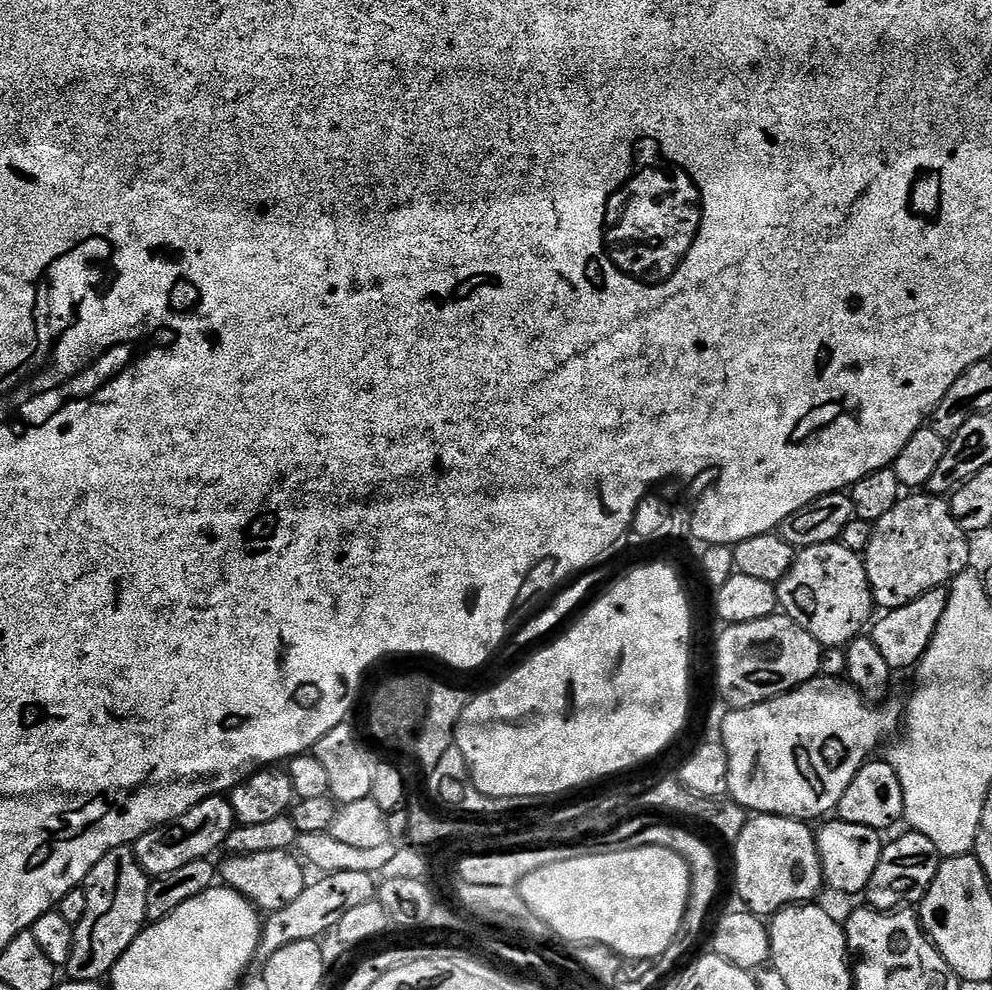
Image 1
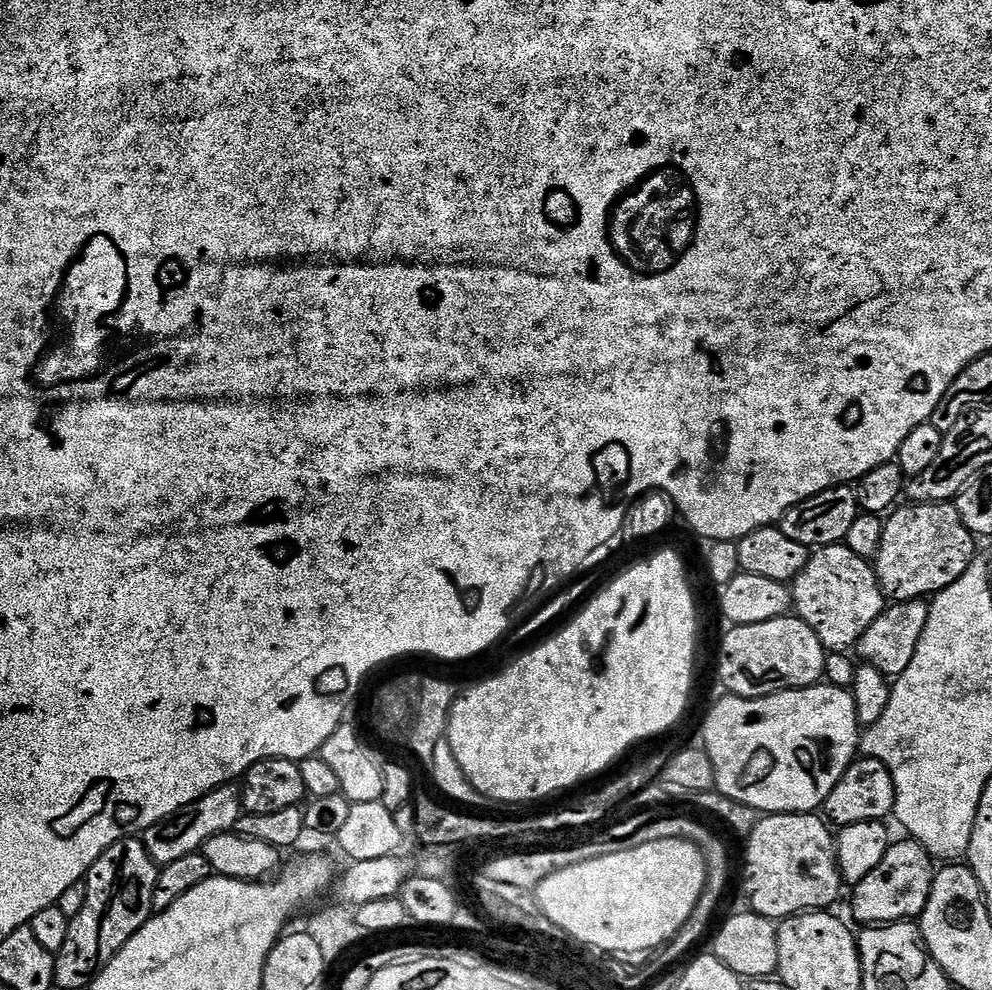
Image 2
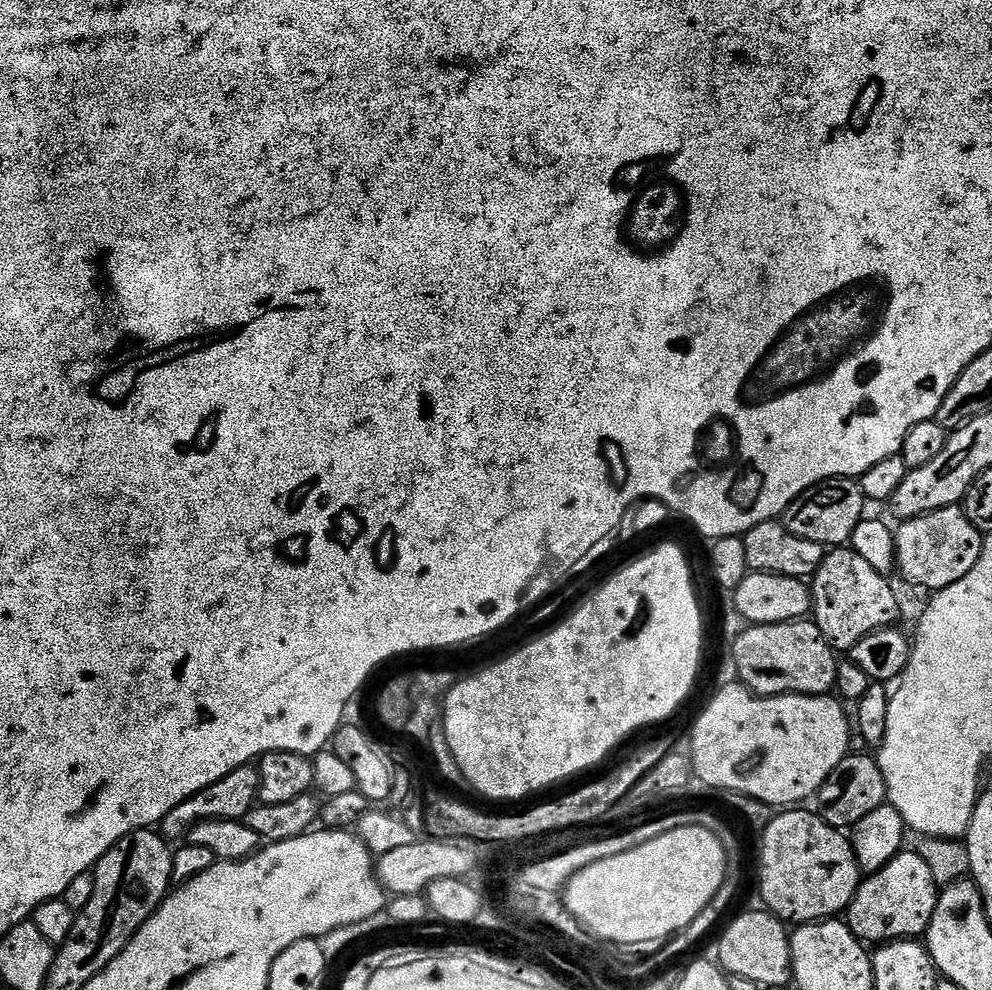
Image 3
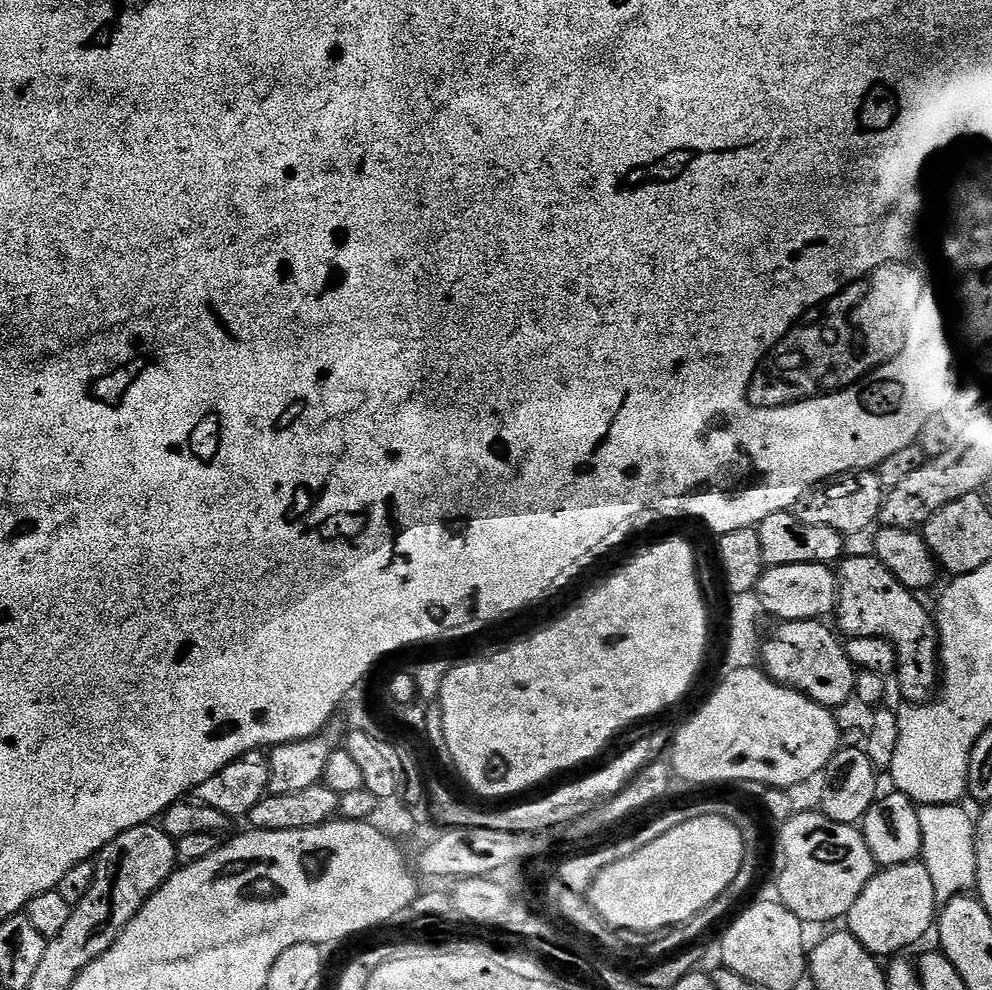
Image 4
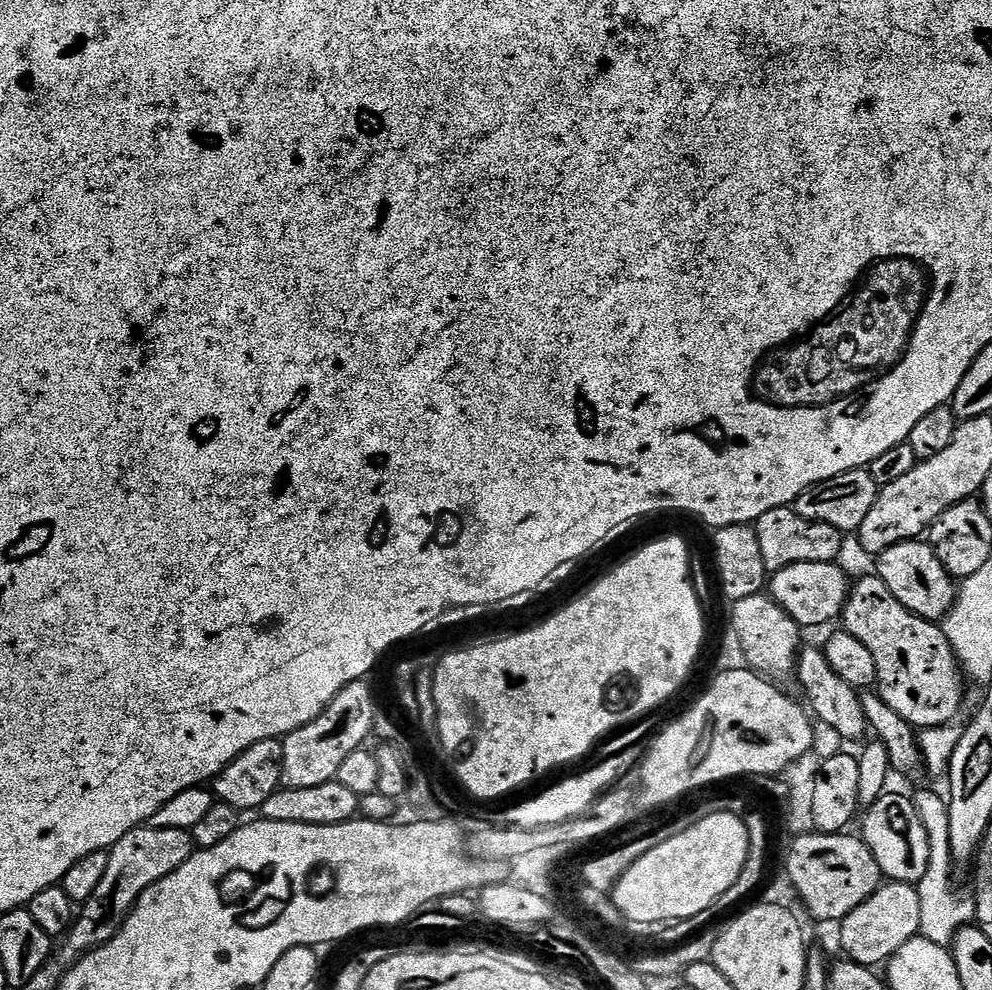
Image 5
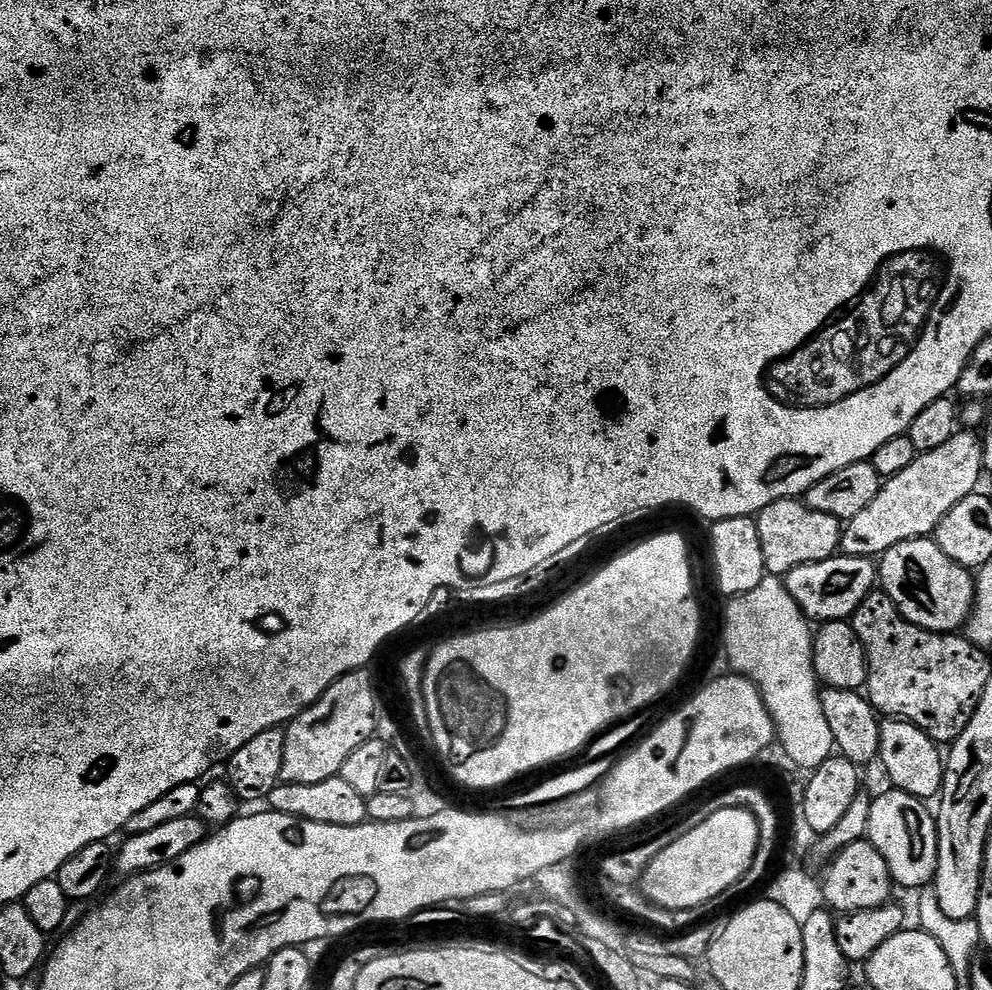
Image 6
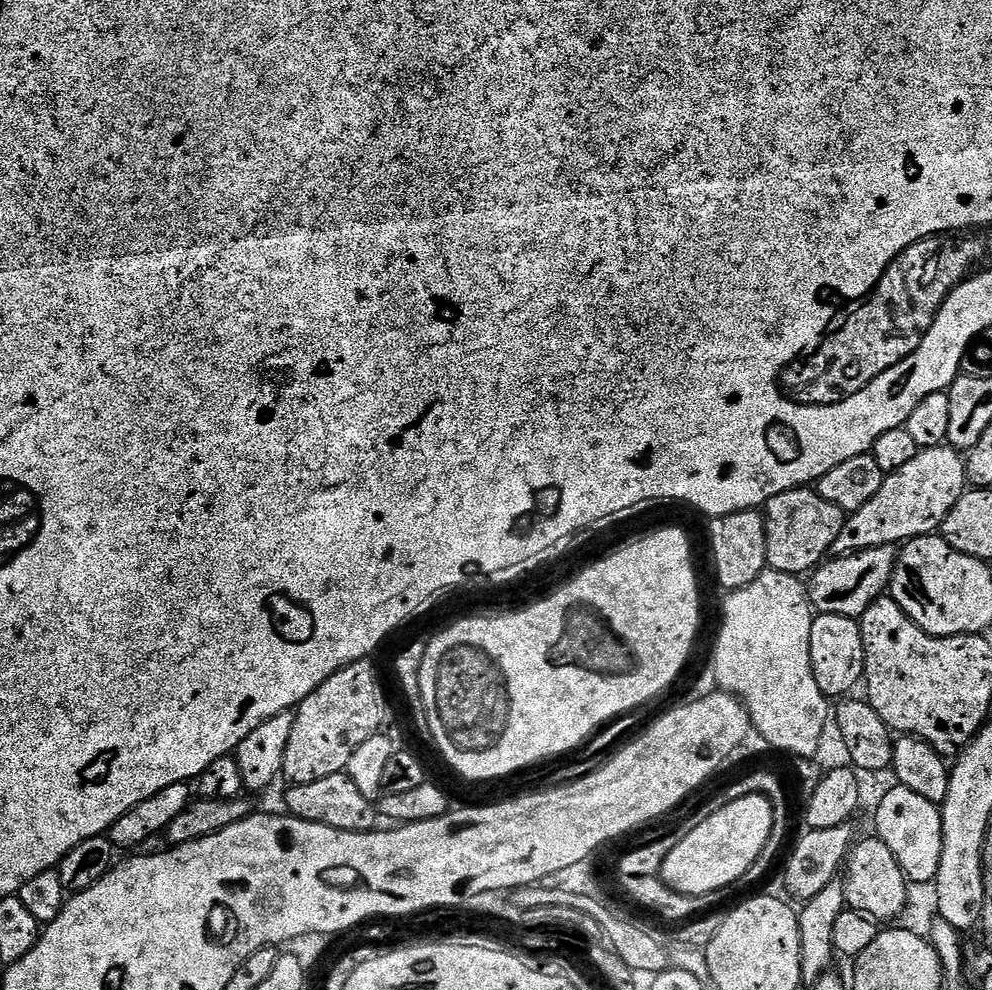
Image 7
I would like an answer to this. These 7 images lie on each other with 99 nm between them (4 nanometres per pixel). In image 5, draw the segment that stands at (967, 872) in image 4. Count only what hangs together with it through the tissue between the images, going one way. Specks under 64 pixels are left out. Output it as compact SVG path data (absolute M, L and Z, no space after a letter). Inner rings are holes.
M920 790L912 796L915 809L926 827L930 843L930 861L926 874L917 884L921 903L920 935L931 940L935 945L949 947L961 928L971 925L976 920L976 903L971 895L959 896L952 882L954 861L950 850L950 822L947 801L932 790Z

